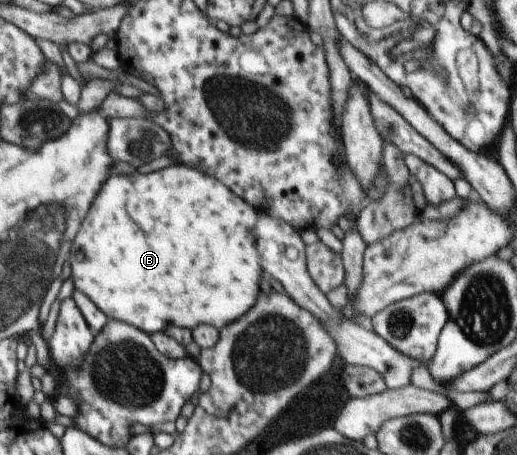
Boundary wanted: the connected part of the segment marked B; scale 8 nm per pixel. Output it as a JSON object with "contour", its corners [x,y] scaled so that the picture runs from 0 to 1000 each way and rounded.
{"contour":[[[327,365],[292,382],[234,382],[211,389],[211,400],[195,418],[195,431],[188,431],[188,448],[180,448],[180,466],[172,470],[172,484],[164,484],[164,501],[157,505],[157,519],[149,519],[149,536],[141,541],[141,615],[145,615],[145,637],[164,642],[195,681],[207,686],[213,701],[242,703],[246,712],[265,716],[277,725],[284,738],[298,730],[311,730],[327,708],[338,716],[358,716],[373,721],[381,712],[408,712],[427,725],[441,712],[455,710],[462,695],[470,695],[478,681],[487,681],[495,673],[493,655],[501,646],[501,615],[505,602],[515,607],[511,593],[501,585],[501,554],[493,545],[493,514],[497,514],[497,484],[503,470],[493,470],[493,453],[482,453],[466,435],[458,435],[439,409],[431,409],[424,396],[412,387],[400,387],[385,374],[358,365]]]}

